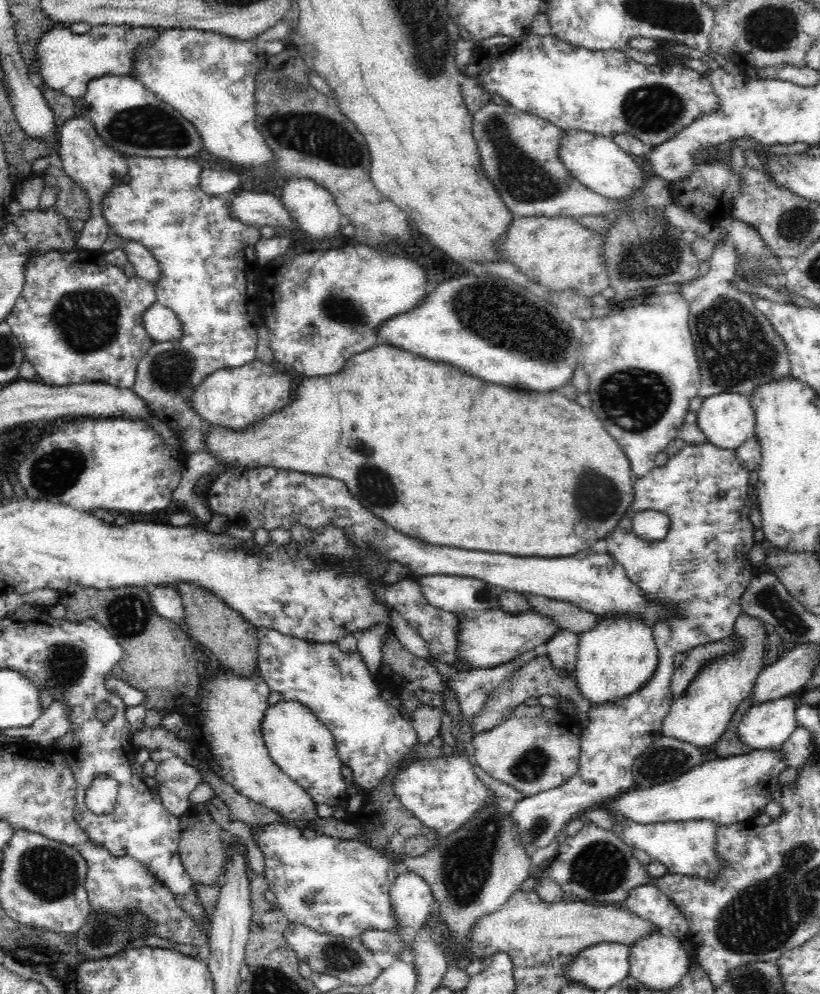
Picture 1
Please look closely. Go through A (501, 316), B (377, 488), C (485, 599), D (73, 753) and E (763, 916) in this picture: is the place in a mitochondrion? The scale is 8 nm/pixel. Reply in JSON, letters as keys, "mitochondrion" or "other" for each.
{"A":"mitochondrion","B":"mitochondrion","C":"mitochondrion","D":"other","E":"mitochondrion"}

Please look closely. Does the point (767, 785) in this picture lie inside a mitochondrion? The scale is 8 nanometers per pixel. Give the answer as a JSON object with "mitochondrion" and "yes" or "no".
{"mitochondrion":"no"}

